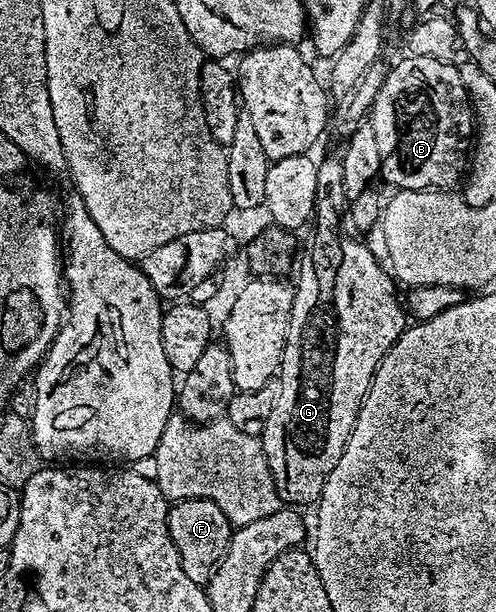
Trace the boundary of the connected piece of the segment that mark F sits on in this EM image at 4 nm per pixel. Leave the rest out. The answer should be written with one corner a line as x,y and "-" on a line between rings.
178,499
168,508
168,537
178,549
178,557
182,561
182,570
186,577
190,577
190,581
195,583
208,584
214,569
228,552
233,530
226,513
212,500

